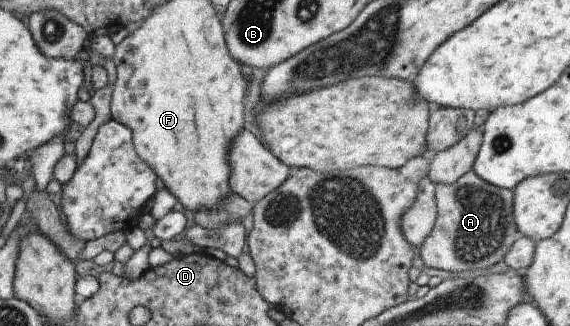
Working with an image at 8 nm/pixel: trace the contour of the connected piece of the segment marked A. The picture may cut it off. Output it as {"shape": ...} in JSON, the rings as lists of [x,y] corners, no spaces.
{"shape":[[[470,170],[455,184],[435,184],[434,229],[417,248],[427,268],[447,272],[487,269],[503,261],[511,245],[523,235],[517,232],[512,213],[513,190],[499,188],[481,180]]]}

